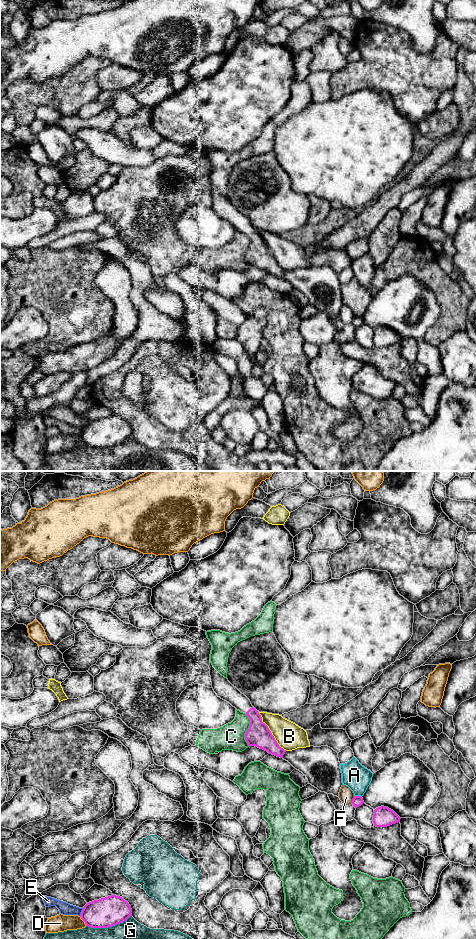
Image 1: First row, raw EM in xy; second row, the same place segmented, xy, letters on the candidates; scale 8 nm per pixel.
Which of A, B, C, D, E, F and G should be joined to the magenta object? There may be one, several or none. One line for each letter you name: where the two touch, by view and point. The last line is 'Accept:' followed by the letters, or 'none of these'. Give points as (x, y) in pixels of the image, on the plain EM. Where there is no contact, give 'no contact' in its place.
Accept: none of these

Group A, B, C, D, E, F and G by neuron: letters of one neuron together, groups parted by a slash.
A / B E / C / D / F / G

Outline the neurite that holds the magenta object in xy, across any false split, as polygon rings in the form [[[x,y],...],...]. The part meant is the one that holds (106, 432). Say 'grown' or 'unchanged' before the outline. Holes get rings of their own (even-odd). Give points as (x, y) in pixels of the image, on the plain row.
unchanged; [[[111,415],[87,423],[81,439],[91,448],[108,448],[123,443],[132,436],[131,426],[122,417]]]

